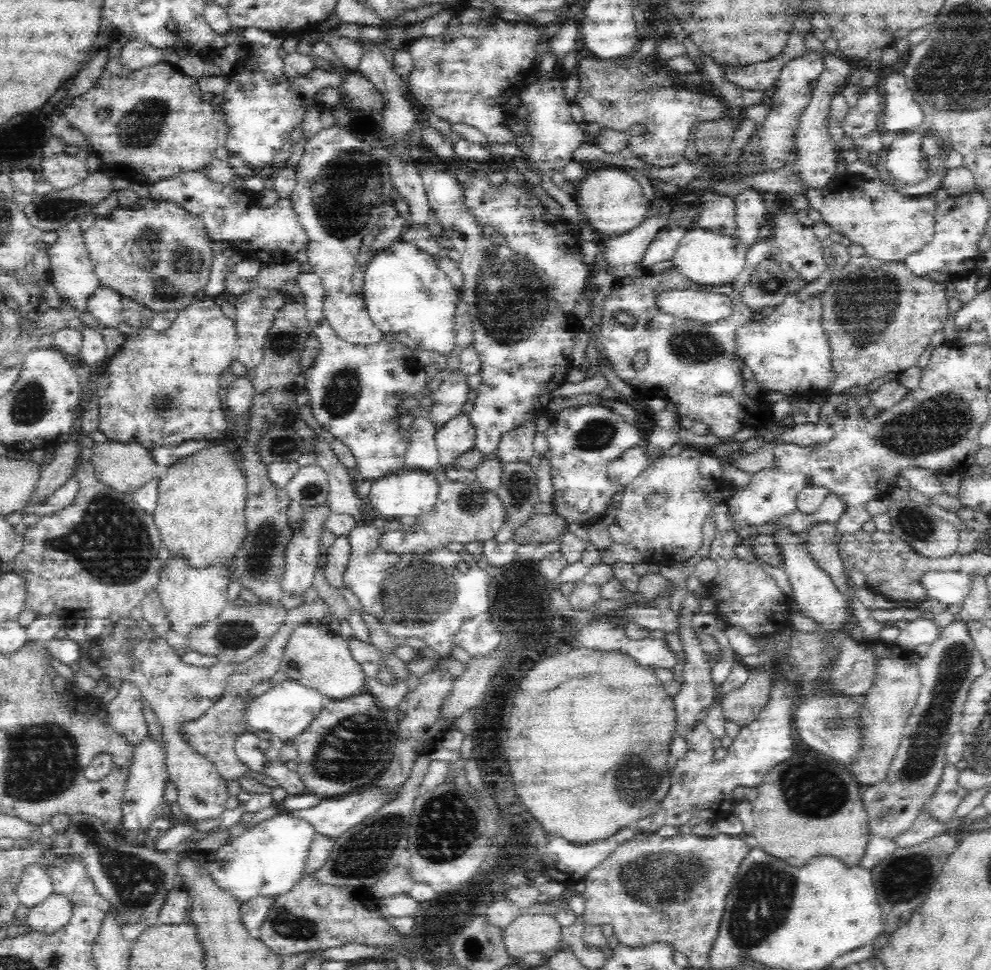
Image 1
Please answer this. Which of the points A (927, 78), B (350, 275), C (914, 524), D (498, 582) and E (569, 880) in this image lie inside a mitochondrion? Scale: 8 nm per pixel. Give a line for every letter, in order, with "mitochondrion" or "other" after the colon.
A: mitochondrion
B: other
C: mitochondrion
D: other
E: other

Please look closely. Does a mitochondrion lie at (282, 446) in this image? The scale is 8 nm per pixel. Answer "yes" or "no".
yes

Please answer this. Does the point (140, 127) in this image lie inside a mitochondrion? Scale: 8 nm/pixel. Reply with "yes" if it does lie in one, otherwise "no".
yes

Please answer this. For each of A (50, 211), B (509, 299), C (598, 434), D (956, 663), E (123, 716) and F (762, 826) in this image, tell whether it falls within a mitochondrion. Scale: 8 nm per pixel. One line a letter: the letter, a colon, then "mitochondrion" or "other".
A: mitochondrion
B: mitochondrion
C: mitochondrion
D: mitochondrion
E: other
F: other

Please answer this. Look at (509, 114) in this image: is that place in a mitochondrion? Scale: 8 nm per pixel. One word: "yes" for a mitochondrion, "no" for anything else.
no

